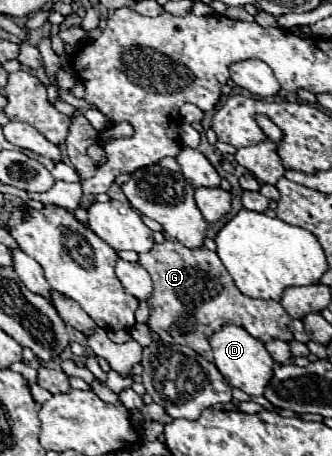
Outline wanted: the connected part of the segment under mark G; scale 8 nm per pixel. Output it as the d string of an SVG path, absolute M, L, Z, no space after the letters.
M166 240L162 244L154 244L154 248L146 254L140 254L140 266L148 270L154 282L154 292L150 296L150 318L146 326L160 336L162 342L184 344L196 350L206 360L212 360L208 338L218 332L218 324L236 324L242 326L250 336L260 342L268 340L284 340L292 342L290 332L290 316L276 300L252 300L244 296L228 270L220 262L216 252L206 248L190 250L184 248L176 240Z

